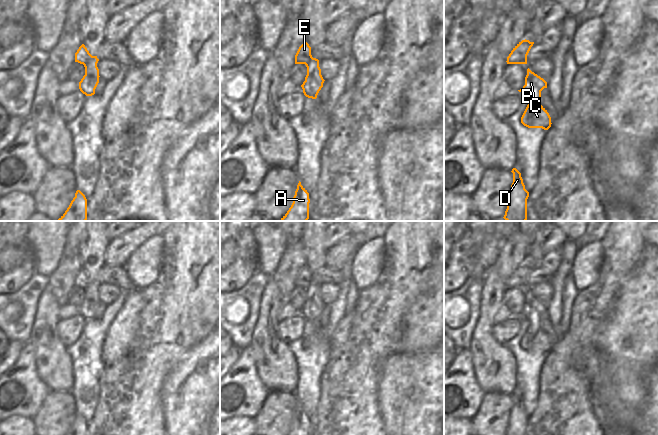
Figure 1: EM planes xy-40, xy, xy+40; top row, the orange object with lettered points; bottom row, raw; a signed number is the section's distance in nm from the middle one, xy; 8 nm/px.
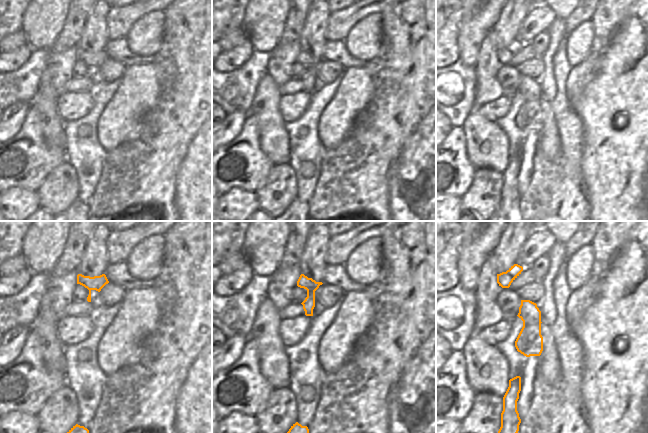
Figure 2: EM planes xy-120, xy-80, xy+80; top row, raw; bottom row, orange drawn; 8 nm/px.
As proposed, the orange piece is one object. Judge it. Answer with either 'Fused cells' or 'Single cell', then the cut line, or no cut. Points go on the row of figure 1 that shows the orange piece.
Fused cells. Split along xy-40 (96, 57), (83, 64)

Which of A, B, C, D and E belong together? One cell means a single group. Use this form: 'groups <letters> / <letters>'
groups A B C D / E

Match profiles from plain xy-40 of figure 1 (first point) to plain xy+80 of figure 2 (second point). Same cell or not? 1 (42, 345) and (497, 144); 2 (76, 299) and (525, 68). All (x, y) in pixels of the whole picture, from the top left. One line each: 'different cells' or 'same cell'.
1: same cell
2: different cells

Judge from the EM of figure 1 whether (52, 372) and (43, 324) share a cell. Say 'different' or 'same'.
same

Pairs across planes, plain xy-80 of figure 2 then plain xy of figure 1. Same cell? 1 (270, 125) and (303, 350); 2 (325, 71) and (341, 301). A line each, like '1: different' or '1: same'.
1: different
2: different

